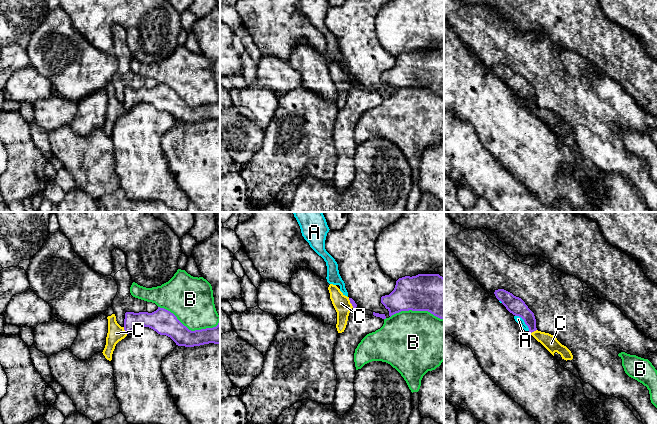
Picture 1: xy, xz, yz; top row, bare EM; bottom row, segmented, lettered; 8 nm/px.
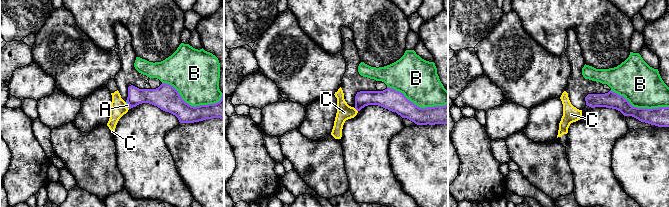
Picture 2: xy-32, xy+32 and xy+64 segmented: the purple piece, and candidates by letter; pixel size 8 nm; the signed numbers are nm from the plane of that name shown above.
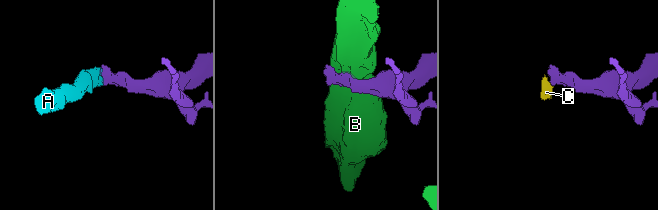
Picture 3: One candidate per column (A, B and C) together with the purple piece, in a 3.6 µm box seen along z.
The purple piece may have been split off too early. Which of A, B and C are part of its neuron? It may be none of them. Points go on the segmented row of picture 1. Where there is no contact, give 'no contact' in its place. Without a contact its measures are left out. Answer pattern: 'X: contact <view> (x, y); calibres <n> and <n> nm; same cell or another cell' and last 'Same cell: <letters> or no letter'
A: contact yz (524, 321); calibres 140 and 50 nm; same cell
B: contact xy (188, 329); calibres 200 and 360 nm; another cell
C: contact xy (124, 329); calibres 130 and 140 nm; another cell
Same cell: A

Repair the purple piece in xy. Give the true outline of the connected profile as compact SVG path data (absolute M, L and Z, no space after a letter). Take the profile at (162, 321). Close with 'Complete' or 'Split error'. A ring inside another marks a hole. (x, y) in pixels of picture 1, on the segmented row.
M158 307L152 313L125 313L124 330L127 334L140 326L149 327L160 335L170 337L178 346L220 344L220 320L216 327L191 331L173 313L164 308Z. Complete

